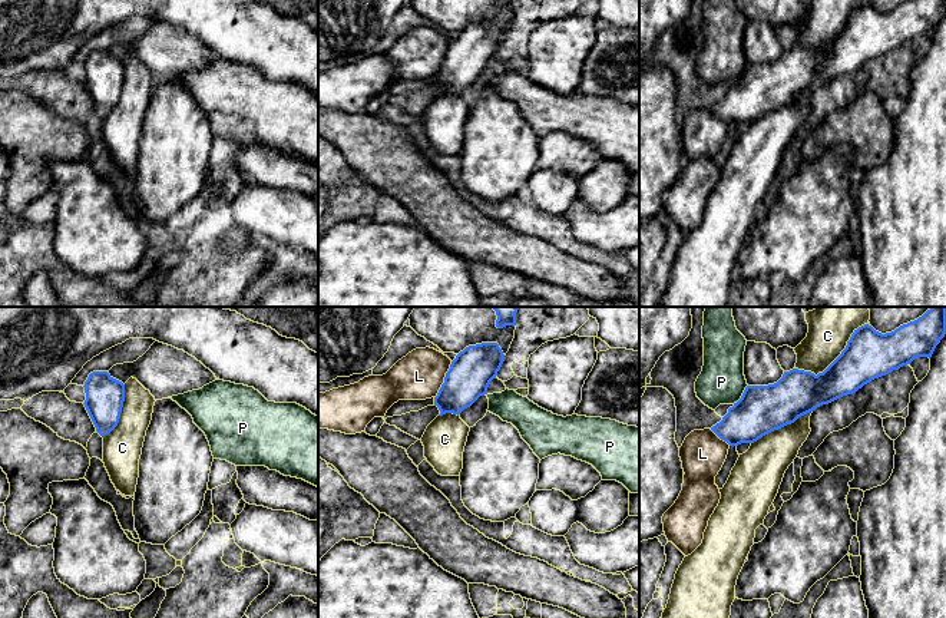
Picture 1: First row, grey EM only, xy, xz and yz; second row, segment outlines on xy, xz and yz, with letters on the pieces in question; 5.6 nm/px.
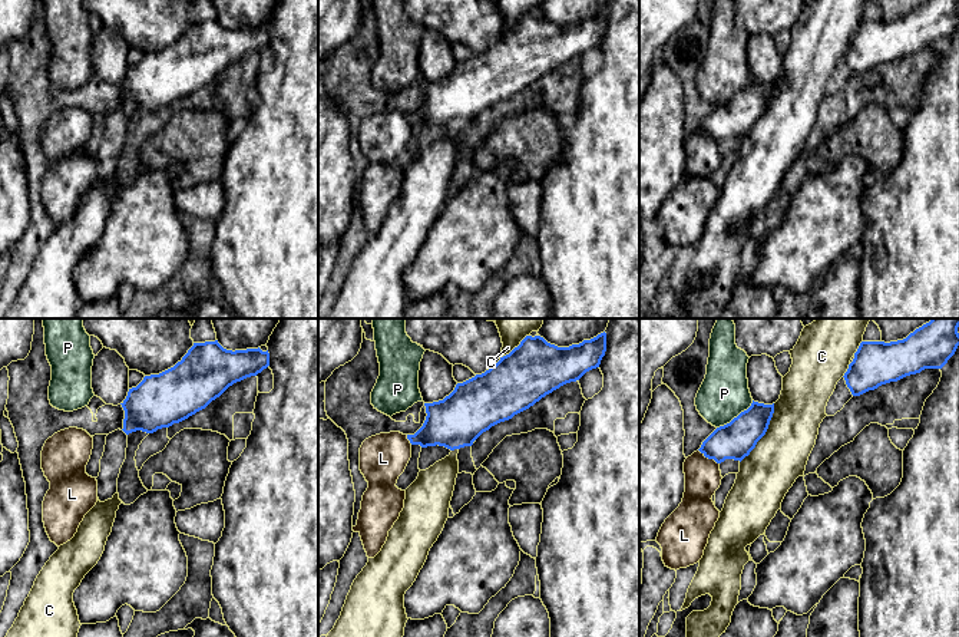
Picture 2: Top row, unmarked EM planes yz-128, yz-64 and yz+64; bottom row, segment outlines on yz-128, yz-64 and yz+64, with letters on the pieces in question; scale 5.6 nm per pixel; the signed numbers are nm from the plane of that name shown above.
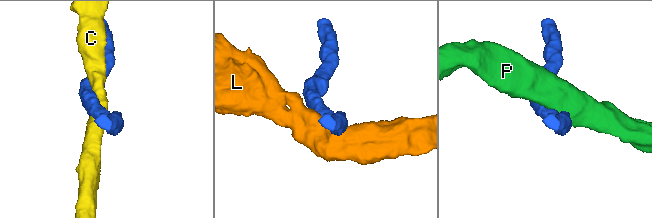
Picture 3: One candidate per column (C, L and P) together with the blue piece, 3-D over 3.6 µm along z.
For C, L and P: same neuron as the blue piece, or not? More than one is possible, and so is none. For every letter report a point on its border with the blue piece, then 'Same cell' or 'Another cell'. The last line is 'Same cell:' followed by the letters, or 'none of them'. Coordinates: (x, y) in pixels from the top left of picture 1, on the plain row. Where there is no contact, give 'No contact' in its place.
C: Touches blue at yz (834, 39). Another cell
L: Touches blue at xz (445, 59). Another cell
P: Touches blue at yz (743, 73). Another cell
Same cell: none of them

